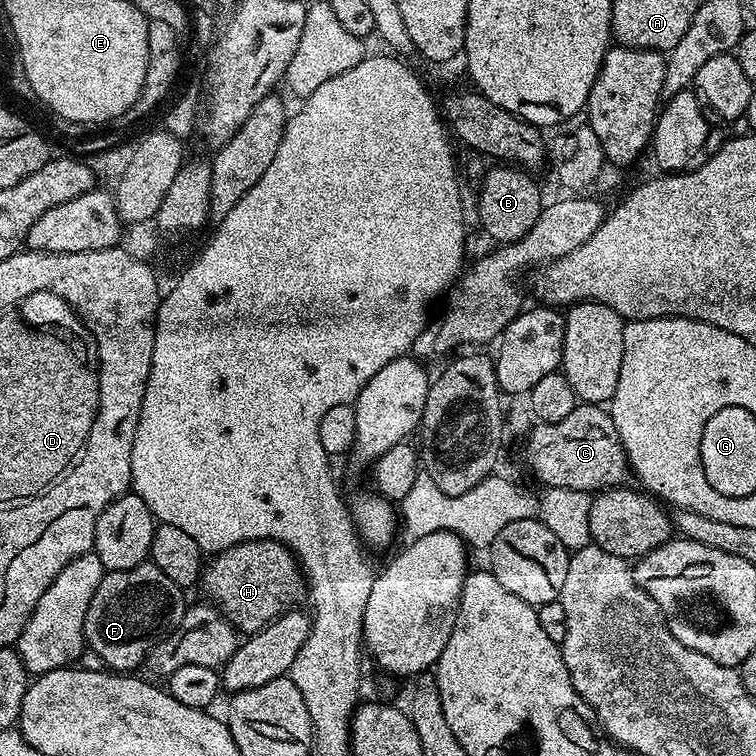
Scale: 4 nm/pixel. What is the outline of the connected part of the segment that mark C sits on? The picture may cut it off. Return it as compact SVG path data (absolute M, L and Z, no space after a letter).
M580 402L562 422L537 423L535 427L524 444L524 460L544 488L596 494L621 487L630 476L628 455L624 453L618 430L601 405Z

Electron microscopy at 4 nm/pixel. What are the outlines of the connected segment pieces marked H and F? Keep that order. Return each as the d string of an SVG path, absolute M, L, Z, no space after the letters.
M243 540L225 552L215 553L212 560L203 565L202 585L209 601L220 609L221 616L240 634L260 632L271 620L277 620L284 612L293 611L306 596L306 581L294 553L284 544L273 540Z
M145 562L130 570L108 572L94 590L90 606L86 610L84 639L109 669L128 674L143 665L148 652L163 640L184 616L185 593L158 566Z

